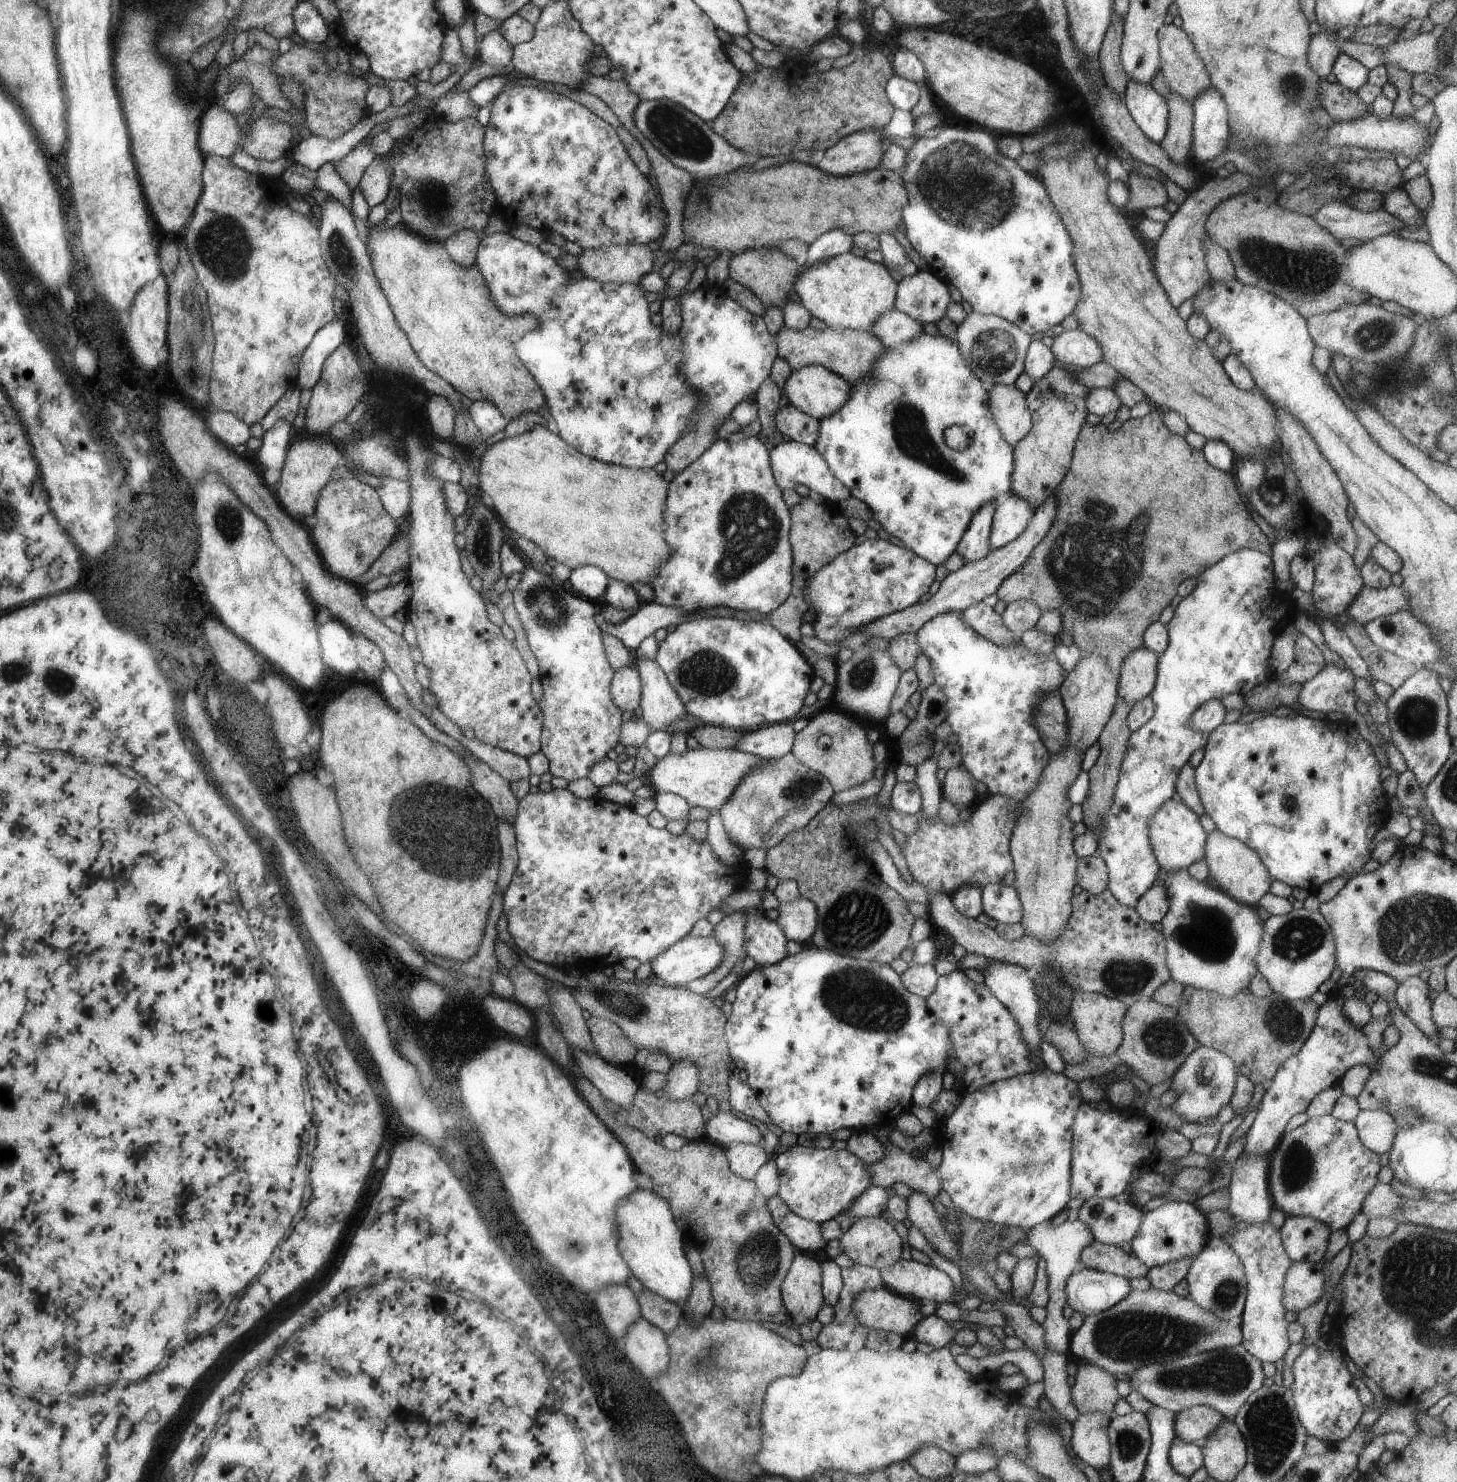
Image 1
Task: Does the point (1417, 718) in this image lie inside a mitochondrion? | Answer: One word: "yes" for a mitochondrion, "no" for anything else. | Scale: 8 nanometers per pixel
yes

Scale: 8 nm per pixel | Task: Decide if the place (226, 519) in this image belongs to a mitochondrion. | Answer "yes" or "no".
yes

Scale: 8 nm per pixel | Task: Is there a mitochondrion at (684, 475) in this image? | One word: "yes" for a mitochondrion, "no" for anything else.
no

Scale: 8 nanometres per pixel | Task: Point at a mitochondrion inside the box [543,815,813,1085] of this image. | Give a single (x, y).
(628, 1006)

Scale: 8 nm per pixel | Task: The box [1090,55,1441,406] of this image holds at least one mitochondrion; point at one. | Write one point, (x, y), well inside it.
(1313, 271)

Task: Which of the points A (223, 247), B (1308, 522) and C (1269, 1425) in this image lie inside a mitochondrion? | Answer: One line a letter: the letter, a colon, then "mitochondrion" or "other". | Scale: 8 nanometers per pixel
A: mitochondrion
B: other
C: mitochondrion

